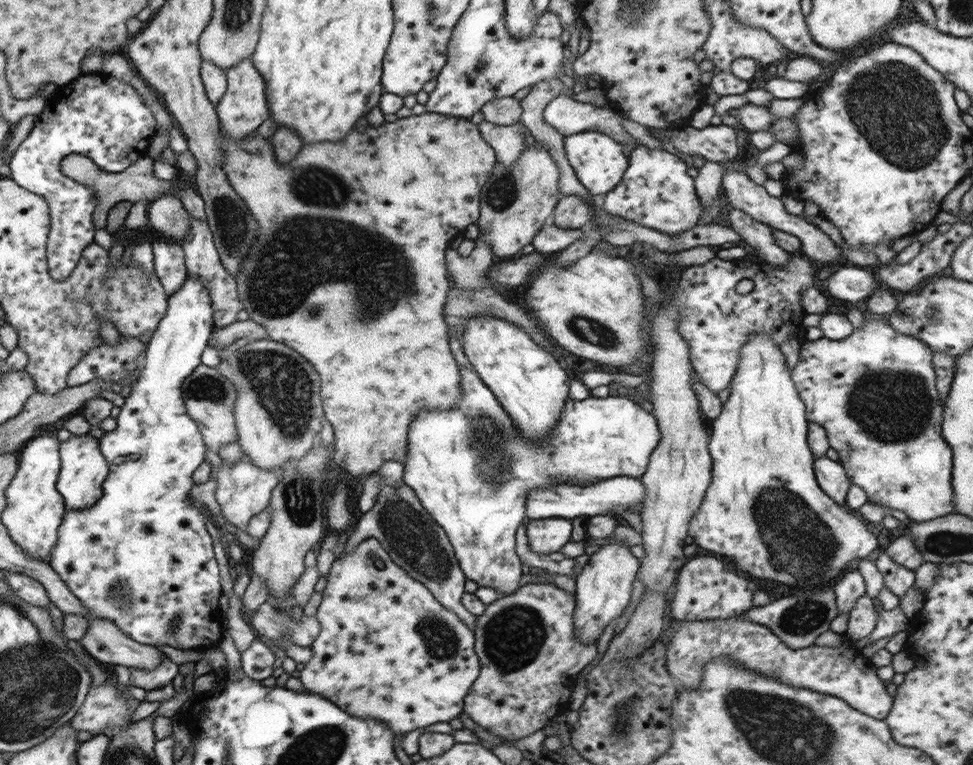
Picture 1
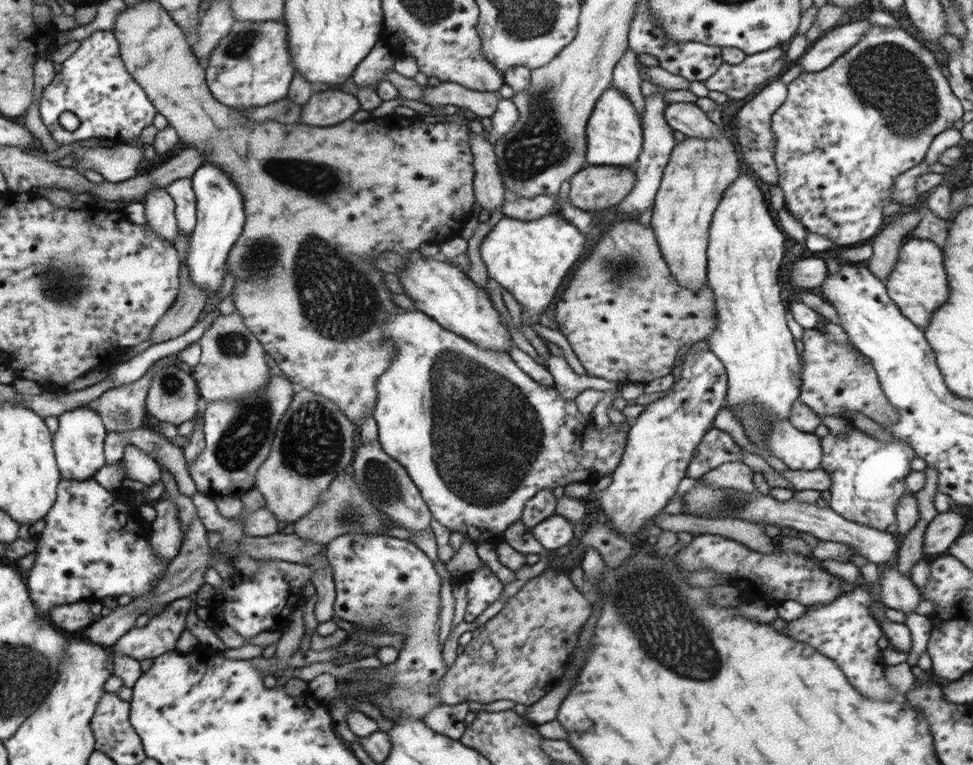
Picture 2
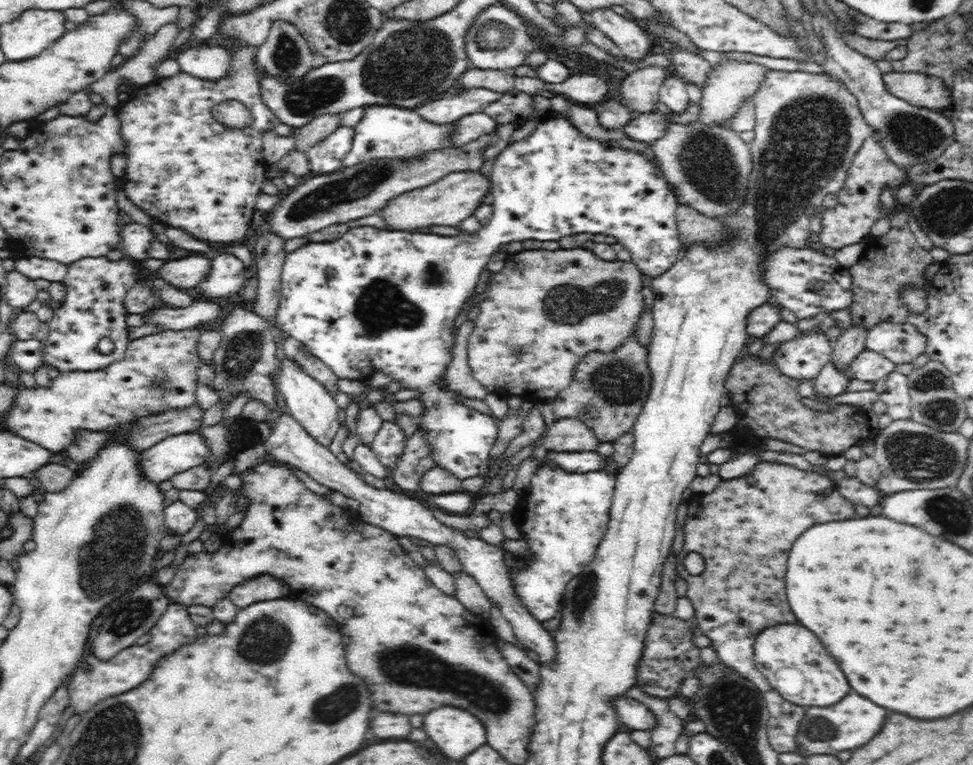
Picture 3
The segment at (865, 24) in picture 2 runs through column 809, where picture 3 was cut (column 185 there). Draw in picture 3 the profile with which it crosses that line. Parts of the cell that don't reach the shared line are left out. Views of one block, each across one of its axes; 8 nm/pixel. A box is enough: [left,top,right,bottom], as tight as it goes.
[176,44,230,80]

